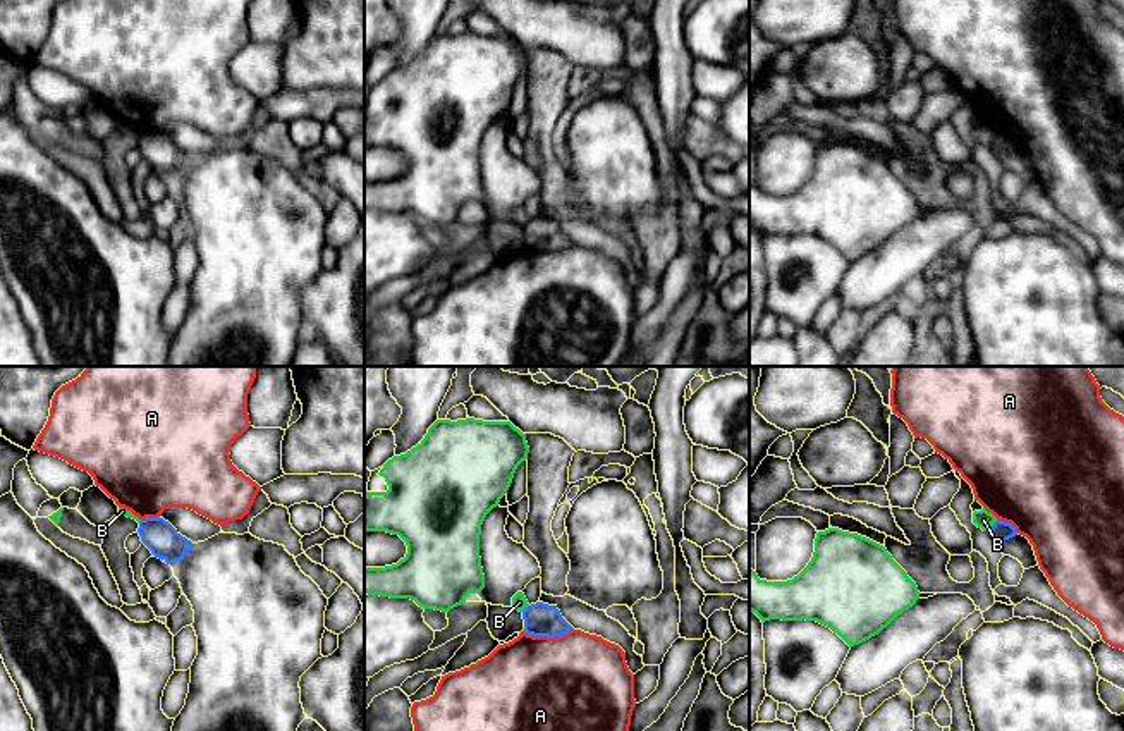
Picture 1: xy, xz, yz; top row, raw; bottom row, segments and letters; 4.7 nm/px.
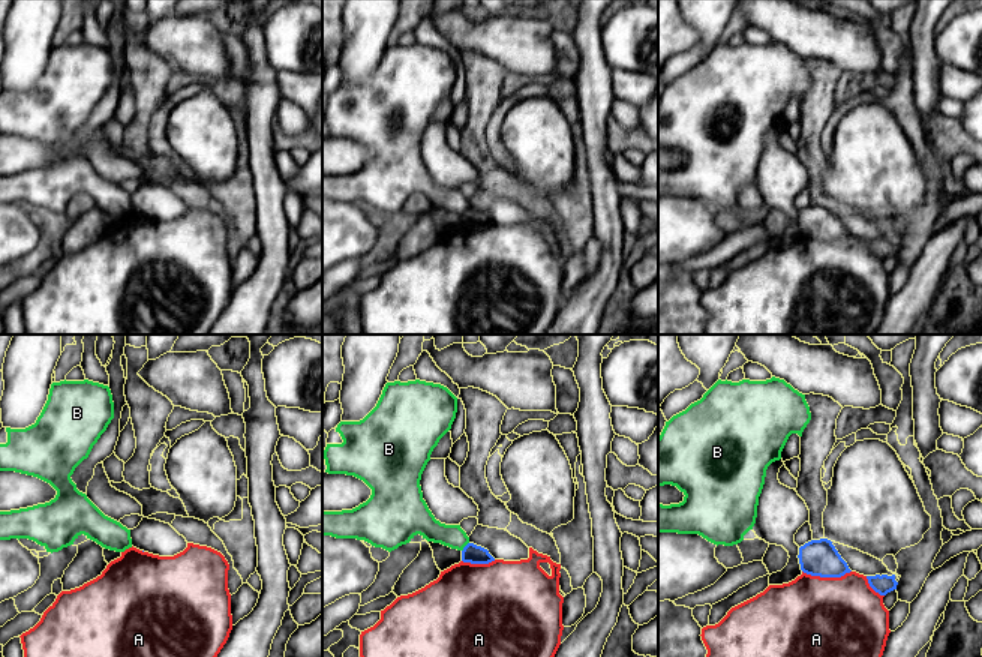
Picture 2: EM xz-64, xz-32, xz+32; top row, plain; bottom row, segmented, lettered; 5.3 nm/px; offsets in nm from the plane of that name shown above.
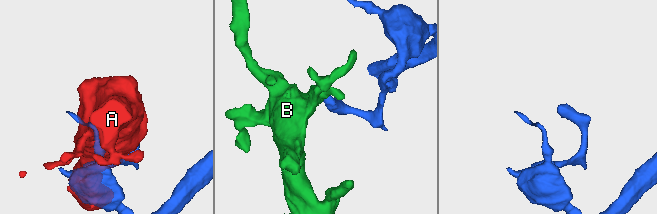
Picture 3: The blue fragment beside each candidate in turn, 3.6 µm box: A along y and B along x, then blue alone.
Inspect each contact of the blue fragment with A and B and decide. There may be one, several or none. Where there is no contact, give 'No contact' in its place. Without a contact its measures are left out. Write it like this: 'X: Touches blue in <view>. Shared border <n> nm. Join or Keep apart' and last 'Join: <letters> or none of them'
A: Touches blue in xz. Shared border 240 nm. Keep apart
B: Touches blue in yz. Shared border 70 nm. Keep apart
Join: none of them

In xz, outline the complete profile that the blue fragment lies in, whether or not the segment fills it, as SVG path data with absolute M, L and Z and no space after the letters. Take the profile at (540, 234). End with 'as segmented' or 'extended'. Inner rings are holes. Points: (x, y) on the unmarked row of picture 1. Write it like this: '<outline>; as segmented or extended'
M536 217L522 225L524 248L533 251L562 251L567 249L572 241L562 232L557 220Z; as segmented

